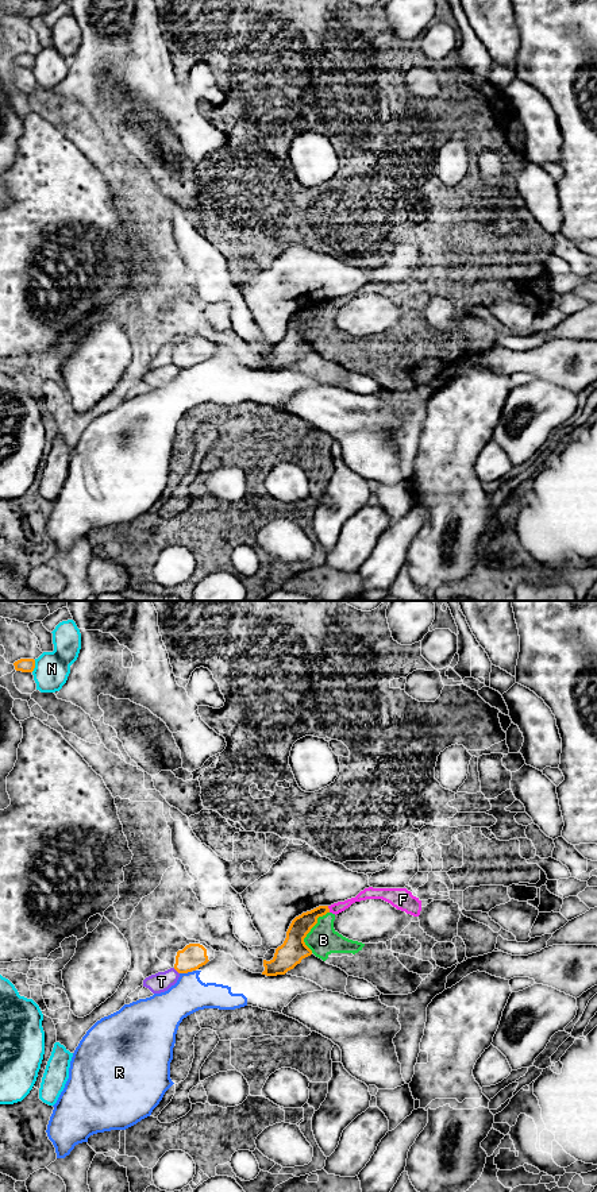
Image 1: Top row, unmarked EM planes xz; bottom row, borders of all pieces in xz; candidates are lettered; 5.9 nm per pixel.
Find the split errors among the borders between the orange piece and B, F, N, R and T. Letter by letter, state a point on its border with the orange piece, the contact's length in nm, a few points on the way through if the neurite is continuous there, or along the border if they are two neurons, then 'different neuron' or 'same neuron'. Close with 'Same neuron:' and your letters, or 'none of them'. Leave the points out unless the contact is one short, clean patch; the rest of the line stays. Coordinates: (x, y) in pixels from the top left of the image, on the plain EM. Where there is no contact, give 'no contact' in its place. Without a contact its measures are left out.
B: contact xz (309, 326); length 260 nm; border xz (328, 307), (318, 313), (304, 334), (311, 347); different neuron
F: contact xz (328, 304); length 40 nm; border xz (327, 301), (330, 307); different neuron
N: contact xz (34, 61); length 80 nm; different neuron
R: contact xz (185, 367); length 70 nm; border xz (191, 366), (180, 369); different neuron
T: contact xz (176, 365); length 50 nm; different neuron
Same neuron: none of them

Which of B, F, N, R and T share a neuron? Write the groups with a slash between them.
B F / N / R / T

